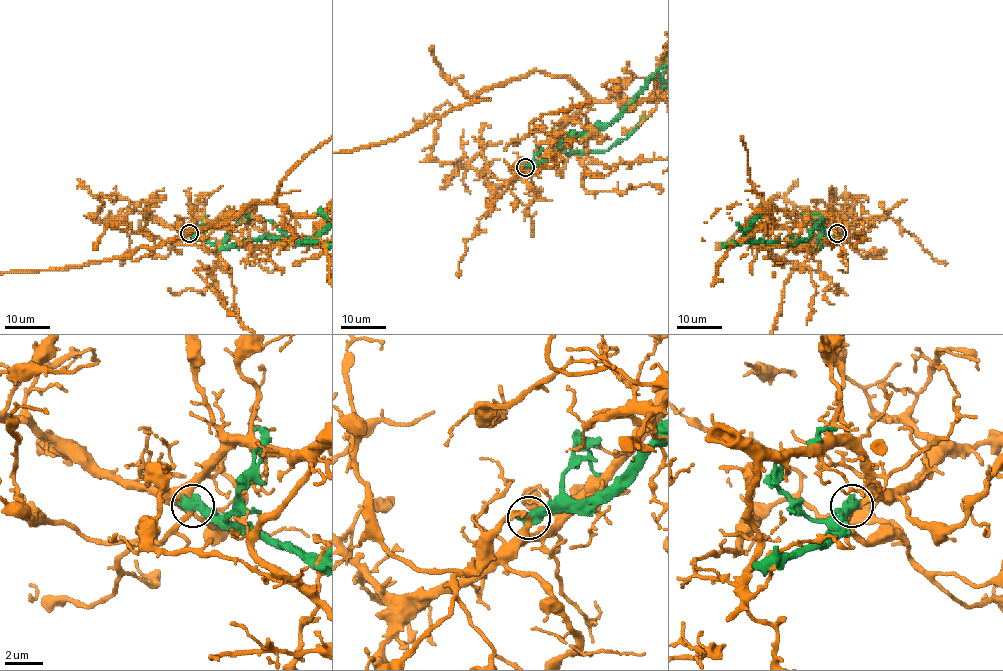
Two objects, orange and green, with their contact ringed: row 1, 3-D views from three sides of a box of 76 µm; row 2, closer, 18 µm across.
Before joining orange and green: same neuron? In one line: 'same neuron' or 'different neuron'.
different neuron

